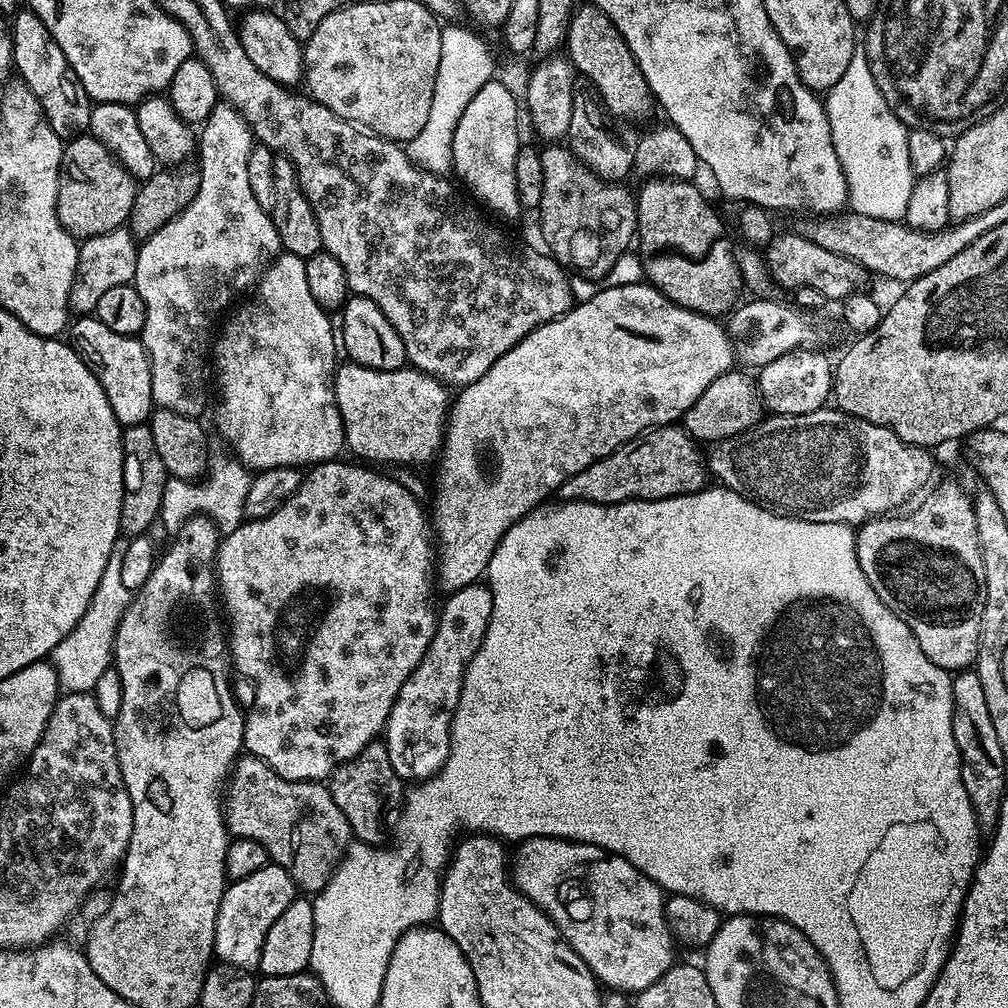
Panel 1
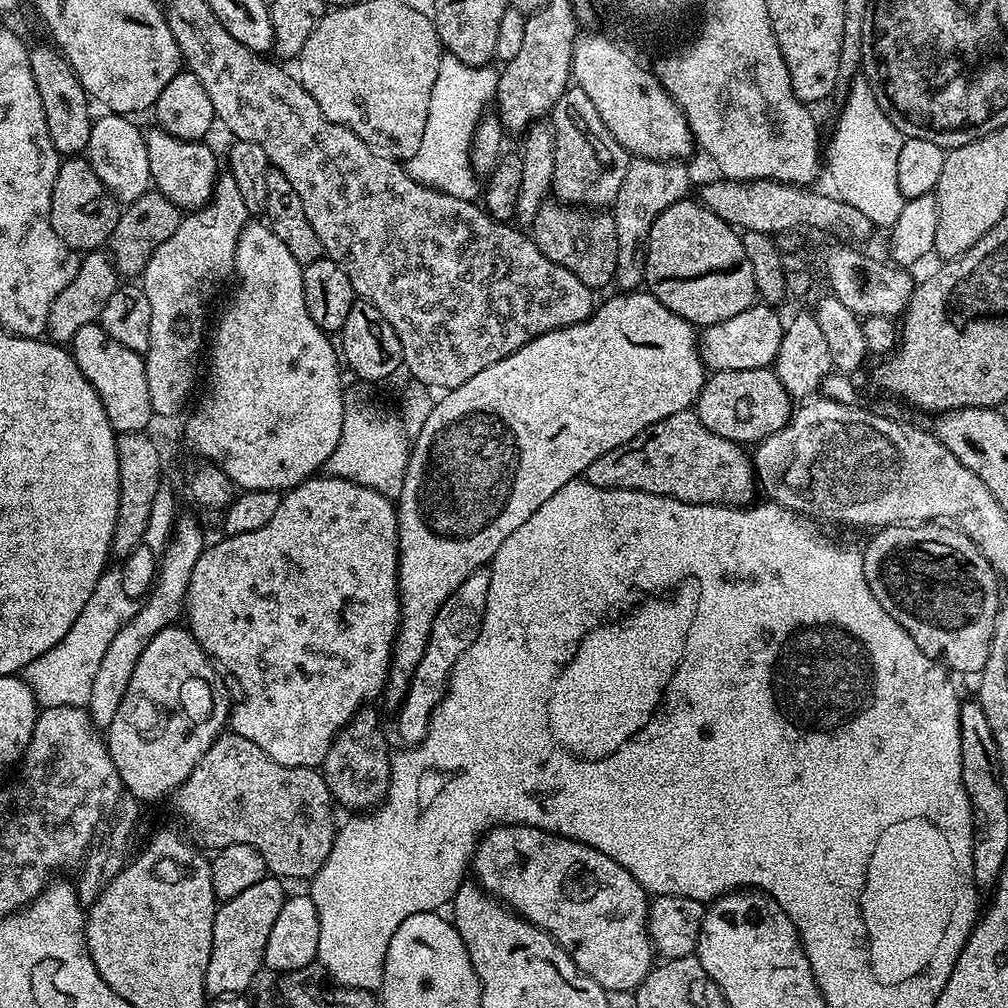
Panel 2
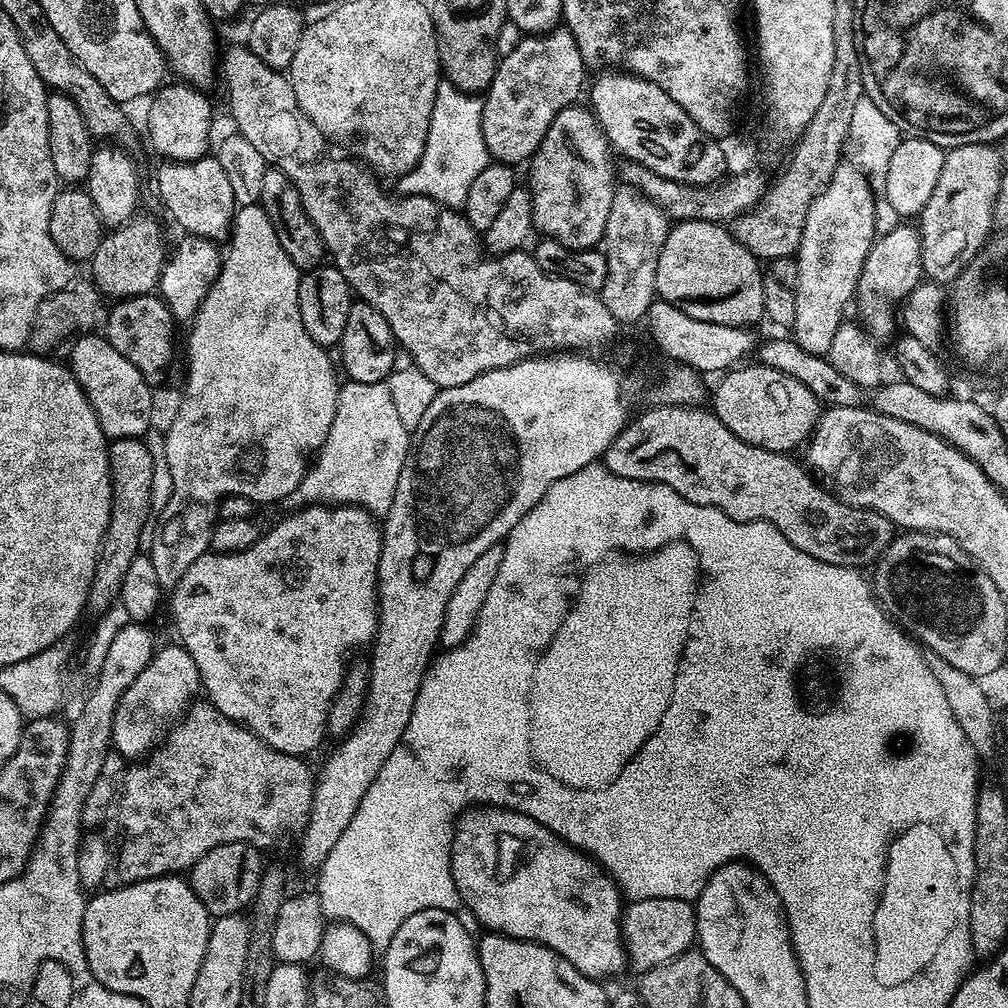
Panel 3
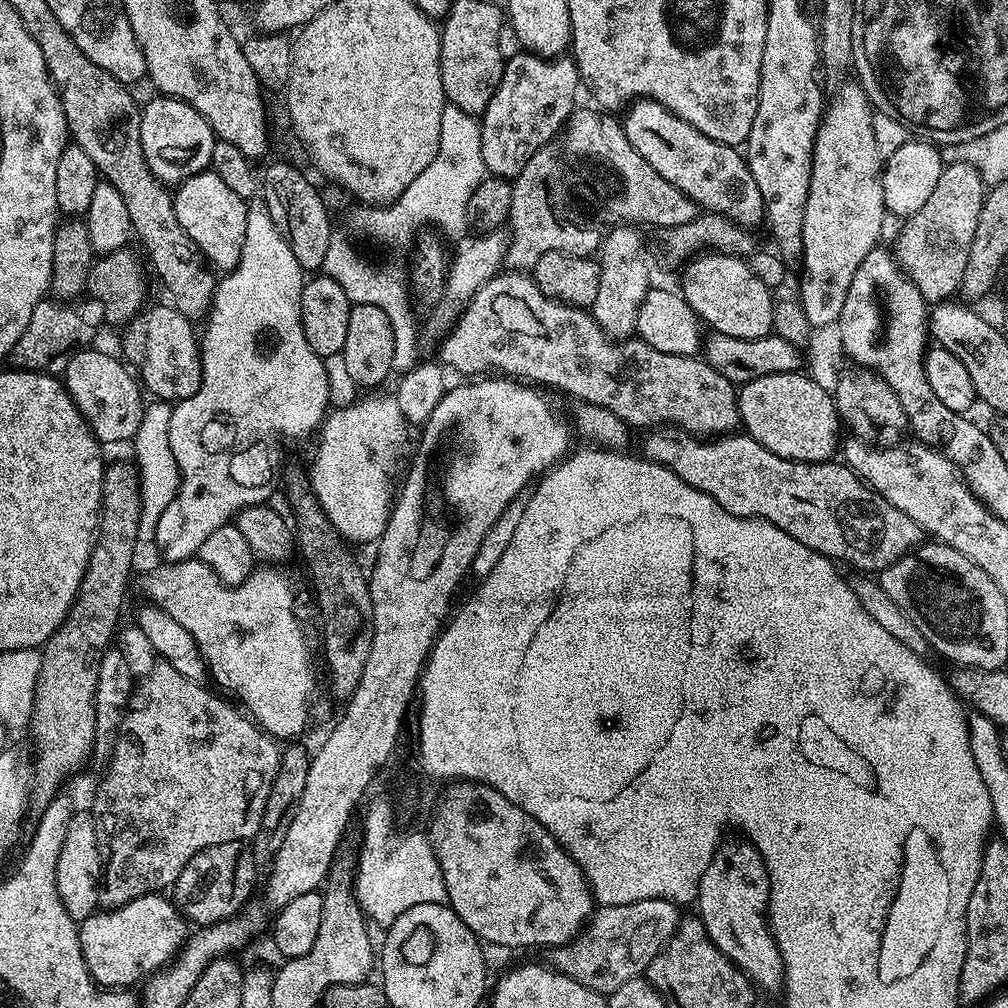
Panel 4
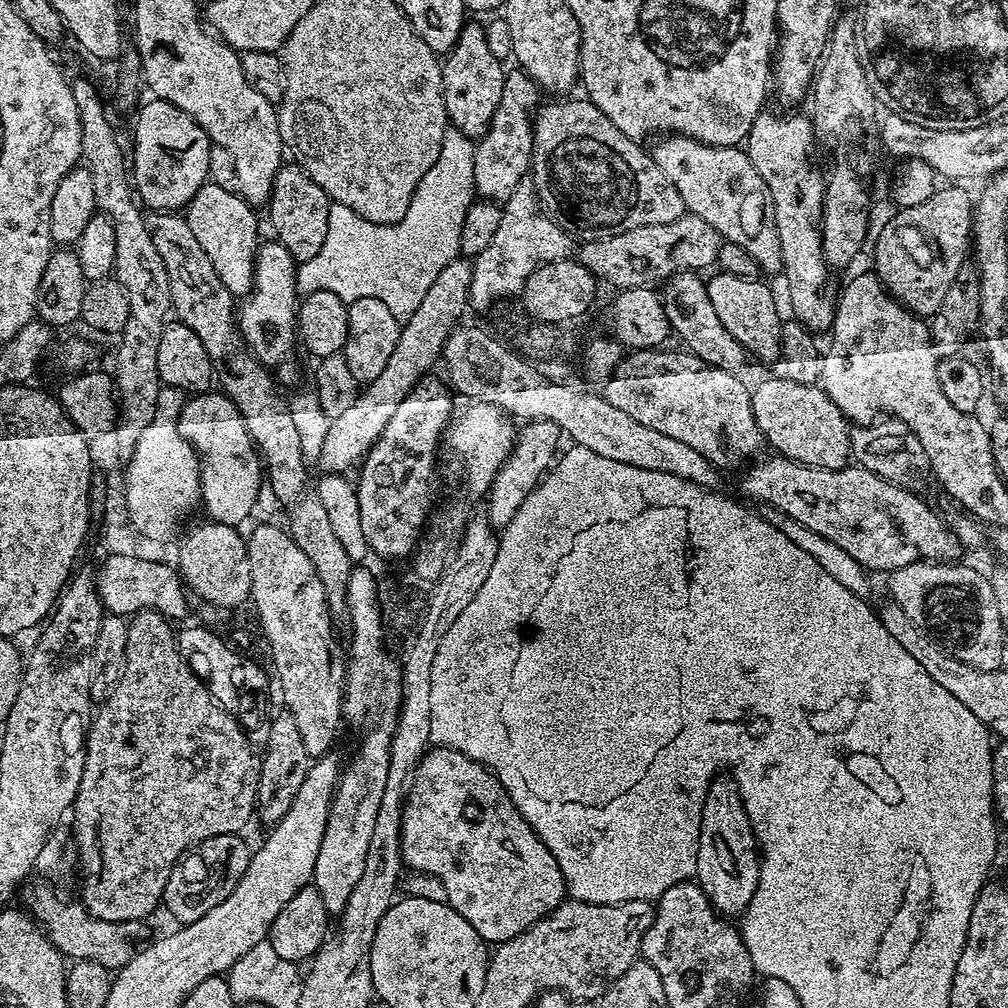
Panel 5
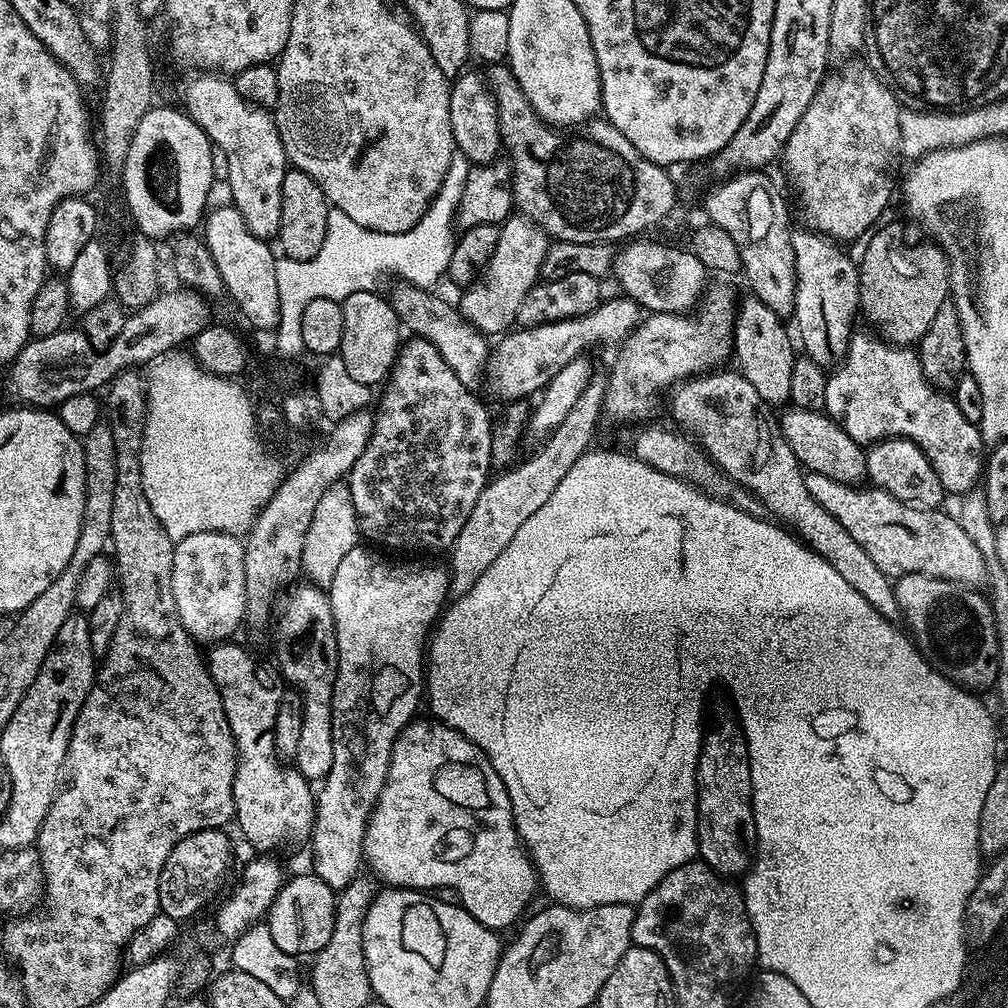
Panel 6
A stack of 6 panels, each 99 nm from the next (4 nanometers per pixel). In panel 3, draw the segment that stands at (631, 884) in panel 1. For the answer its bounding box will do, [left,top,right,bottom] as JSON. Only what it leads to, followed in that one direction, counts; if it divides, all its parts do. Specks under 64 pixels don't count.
[452,806,626,982]

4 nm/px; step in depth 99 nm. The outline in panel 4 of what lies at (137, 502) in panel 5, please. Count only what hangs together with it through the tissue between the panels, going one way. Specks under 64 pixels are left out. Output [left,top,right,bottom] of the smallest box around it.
[134,403,180,540]

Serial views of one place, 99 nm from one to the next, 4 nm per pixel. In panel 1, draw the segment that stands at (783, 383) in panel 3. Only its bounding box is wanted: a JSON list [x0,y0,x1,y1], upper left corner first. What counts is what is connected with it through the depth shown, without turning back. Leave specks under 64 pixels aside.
[682,370,765,442]

